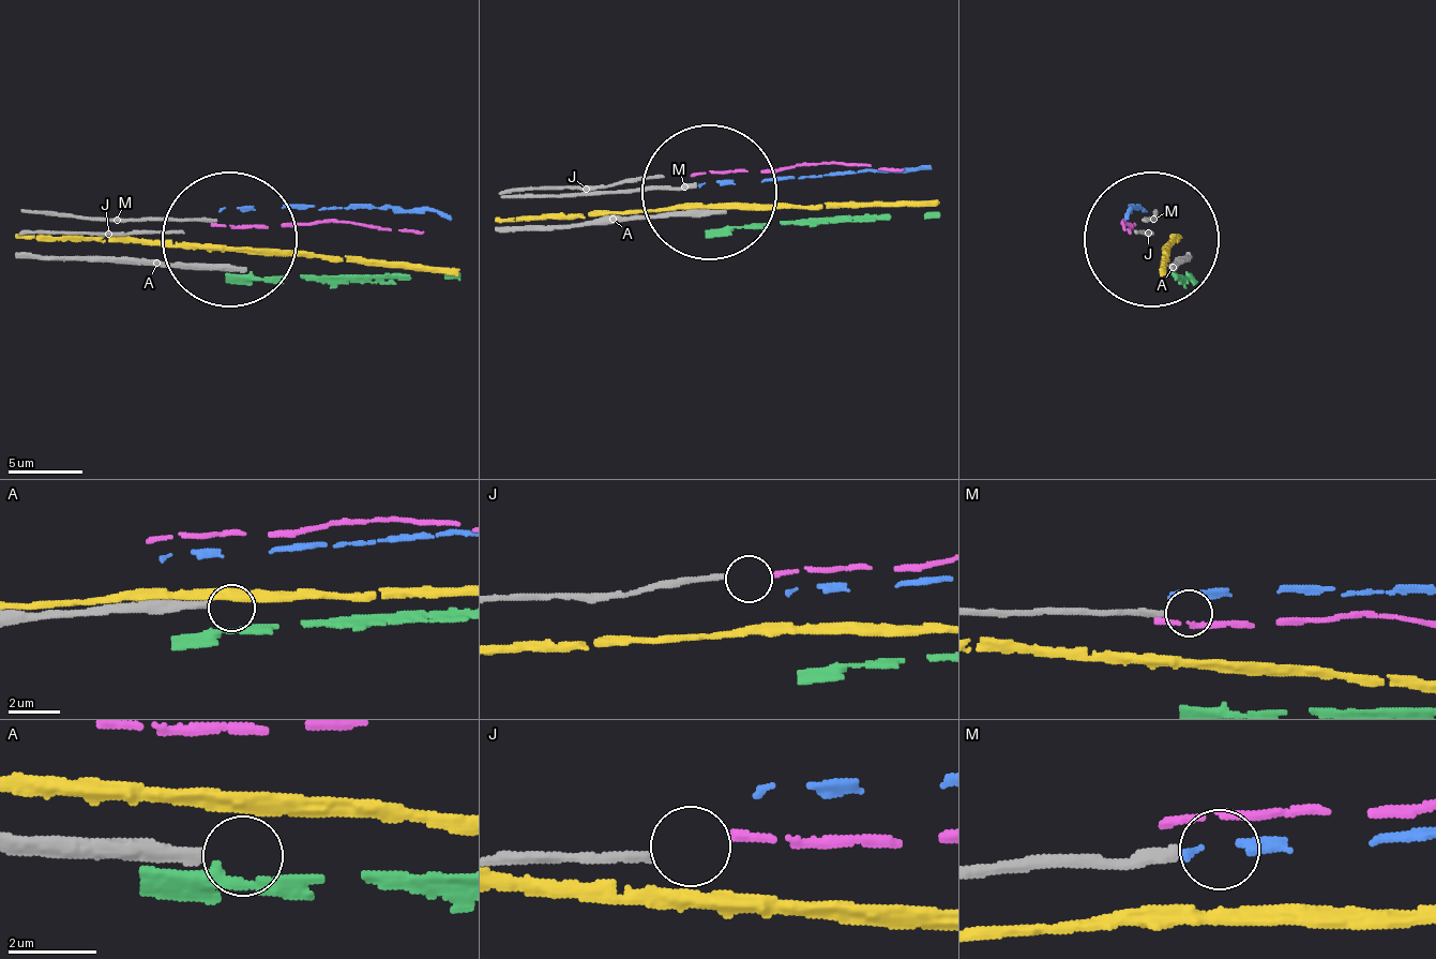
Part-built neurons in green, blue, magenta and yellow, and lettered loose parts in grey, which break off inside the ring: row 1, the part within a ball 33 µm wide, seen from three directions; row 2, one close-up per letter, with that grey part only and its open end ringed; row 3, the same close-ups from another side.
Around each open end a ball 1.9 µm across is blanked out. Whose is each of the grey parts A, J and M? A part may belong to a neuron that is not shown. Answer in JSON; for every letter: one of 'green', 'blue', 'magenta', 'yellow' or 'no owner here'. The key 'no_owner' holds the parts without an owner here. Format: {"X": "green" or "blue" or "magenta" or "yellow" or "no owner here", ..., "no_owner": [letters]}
{"A": "no owner here", "J": "no owner here", "M": "no owner here", "no_owner": ["A", "J", "M"]}

